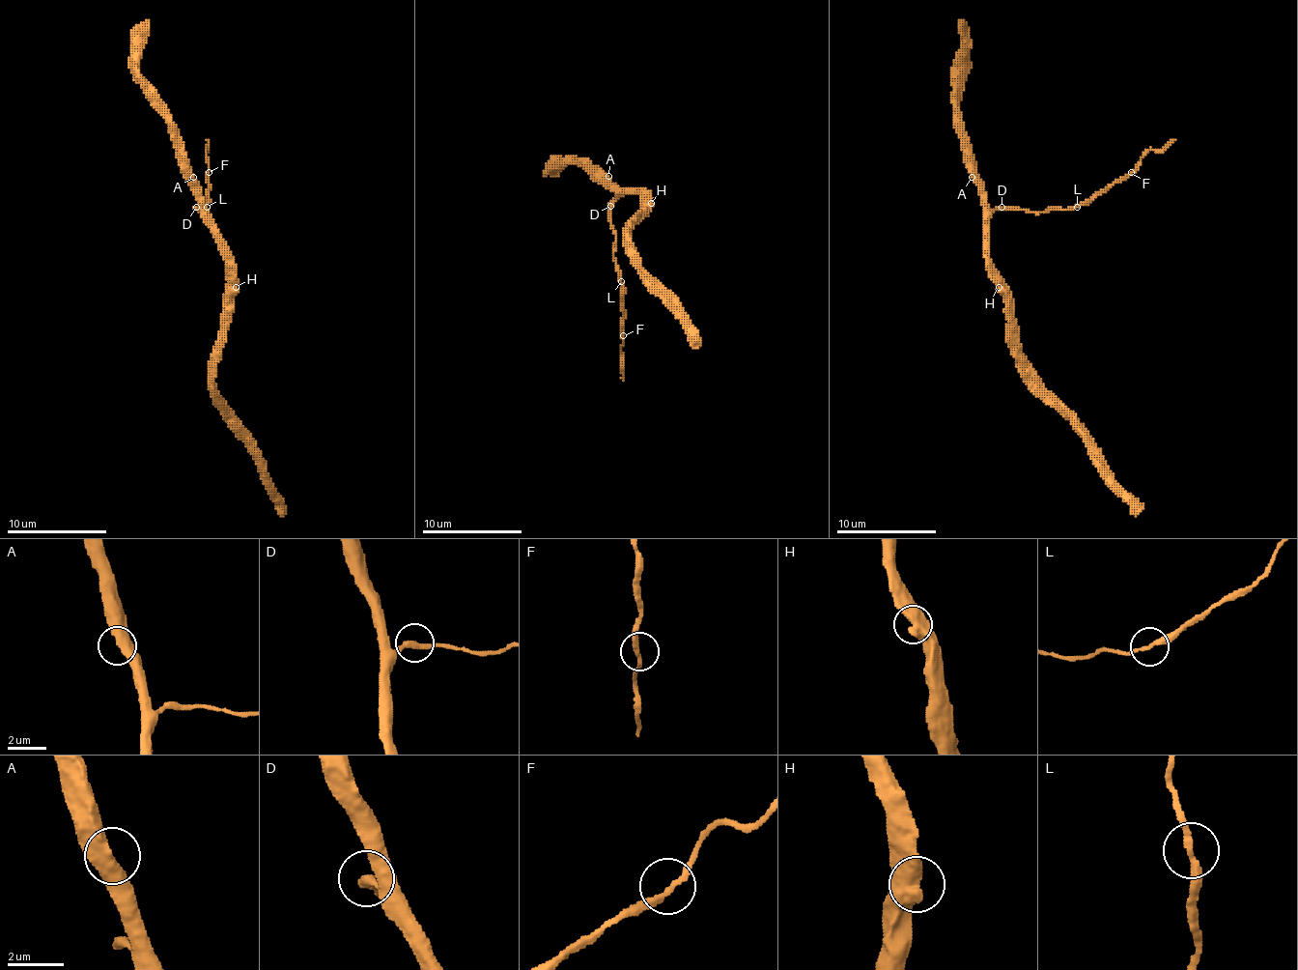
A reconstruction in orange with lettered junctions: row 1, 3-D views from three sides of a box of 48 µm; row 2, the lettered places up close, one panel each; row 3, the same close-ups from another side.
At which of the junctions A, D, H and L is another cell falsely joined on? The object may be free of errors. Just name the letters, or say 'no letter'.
no letter

